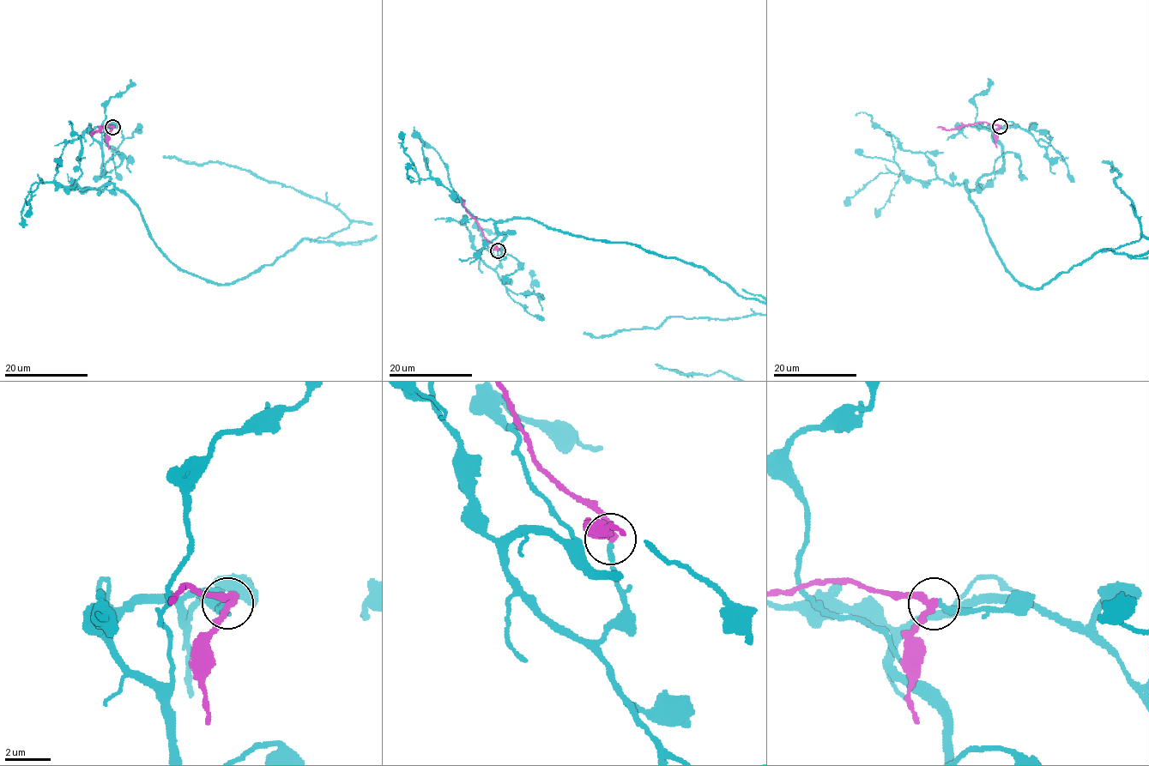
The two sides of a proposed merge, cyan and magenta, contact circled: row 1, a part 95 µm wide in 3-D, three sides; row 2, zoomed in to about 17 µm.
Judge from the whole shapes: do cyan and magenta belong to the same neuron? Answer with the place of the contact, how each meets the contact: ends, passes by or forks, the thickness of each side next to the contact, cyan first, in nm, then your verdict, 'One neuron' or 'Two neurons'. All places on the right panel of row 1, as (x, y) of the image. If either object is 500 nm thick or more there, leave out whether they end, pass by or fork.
Place: (1000, 126). At the ring cyan ends. At the ring magenta passes by. Thickness 240 nm (cyan) against 320 nm. Two neurons

